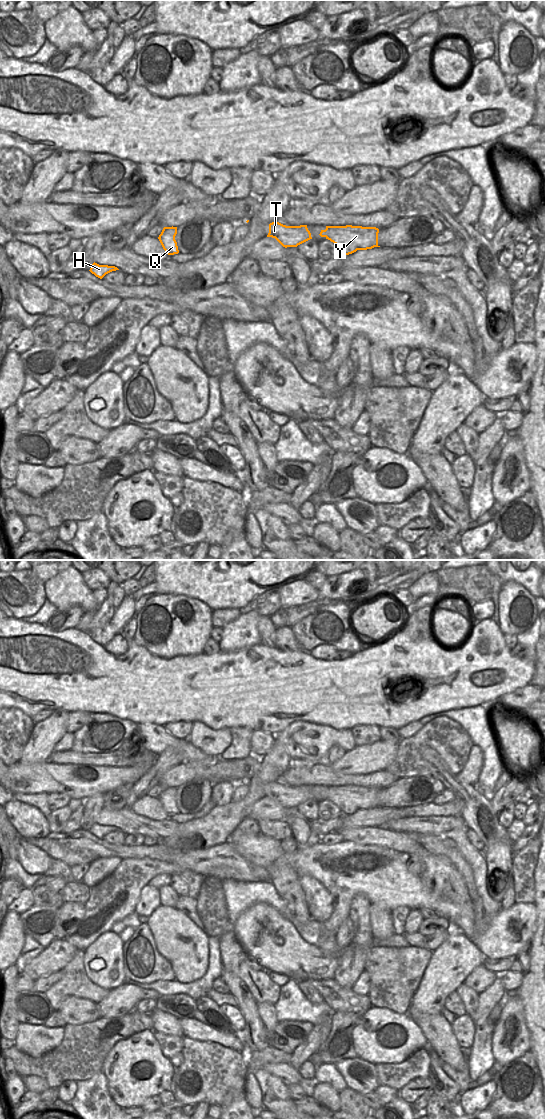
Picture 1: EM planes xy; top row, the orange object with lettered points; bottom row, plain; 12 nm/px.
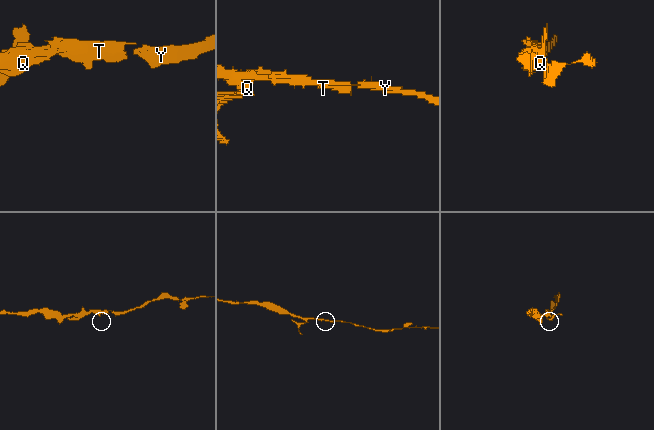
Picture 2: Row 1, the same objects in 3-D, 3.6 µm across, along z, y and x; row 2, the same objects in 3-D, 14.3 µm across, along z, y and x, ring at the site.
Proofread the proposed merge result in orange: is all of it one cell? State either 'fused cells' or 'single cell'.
fused cells

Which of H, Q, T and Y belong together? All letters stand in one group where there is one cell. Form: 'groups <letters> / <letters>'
groups H / Q T Y

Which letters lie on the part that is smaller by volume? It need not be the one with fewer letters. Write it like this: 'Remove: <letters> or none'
Remove: H

